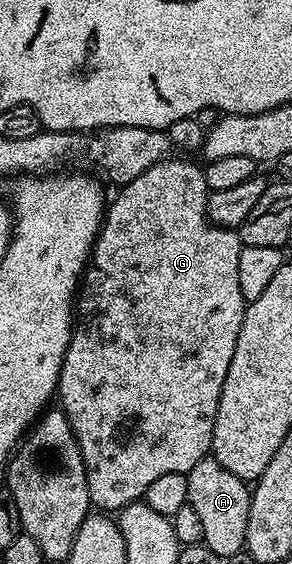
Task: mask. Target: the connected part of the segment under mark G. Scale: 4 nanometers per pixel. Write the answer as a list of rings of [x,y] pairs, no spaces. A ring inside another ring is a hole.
[[[171,157],[169,159],[162,159],[156,165],[152,165],[148,169],[144,169],[144,173],[140,173],[140,177],[136,177],[131,183],[125,184],[121,188],[122,191],[114,199],[114,204],[107,206],[104,211],[104,218],[102,221],[102,230],[98,233],[98,239],[94,243],[94,250],[92,252],[92,262],[87,266],[81,280],[80,280],[80,294],[76,299],[76,322],[74,330],[70,337],[70,344],[68,345],[68,353],[62,362],[62,368],[58,374],[58,390],[56,392],[57,398],[62,398],[60,403],[61,410],[65,411],[68,421],[72,425],[74,434],[78,437],[78,444],[80,445],[80,453],[84,459],[84,469],[86,470],[86,480],[88,481],[88,497],[91,504],[99,512],[102,513],[117,513],[122,508],[129,505],[129,503],[137,503],[145,496],[148,485],[152,485],[152,481],[158,480],[159,477],[164,477],[164,473],[180,473],[181,475],[189,475],[191,469],[198,464],[201,459],[207,458],[211,454],[210,446],[212,445],[212,429],[216,425],[216,409],[220,405],[220,393],[224,389],[224,377],[228,377],[228,365],[232,365],[232,353],[236,349],[236,337],[240,337],[240,325],[246,316],[246,308],[248,306],[246,298],[240,293],[240,276],[236,265],[240,265],[240,253],[242,252],[242,238],[239,237],[237,230],[229,227],[216,227],[209,219],[206,218],[206,196],[208,188],[206,185],[206,173],[201,166],[197,167],[194,163],[189,163],[189,158]]]

